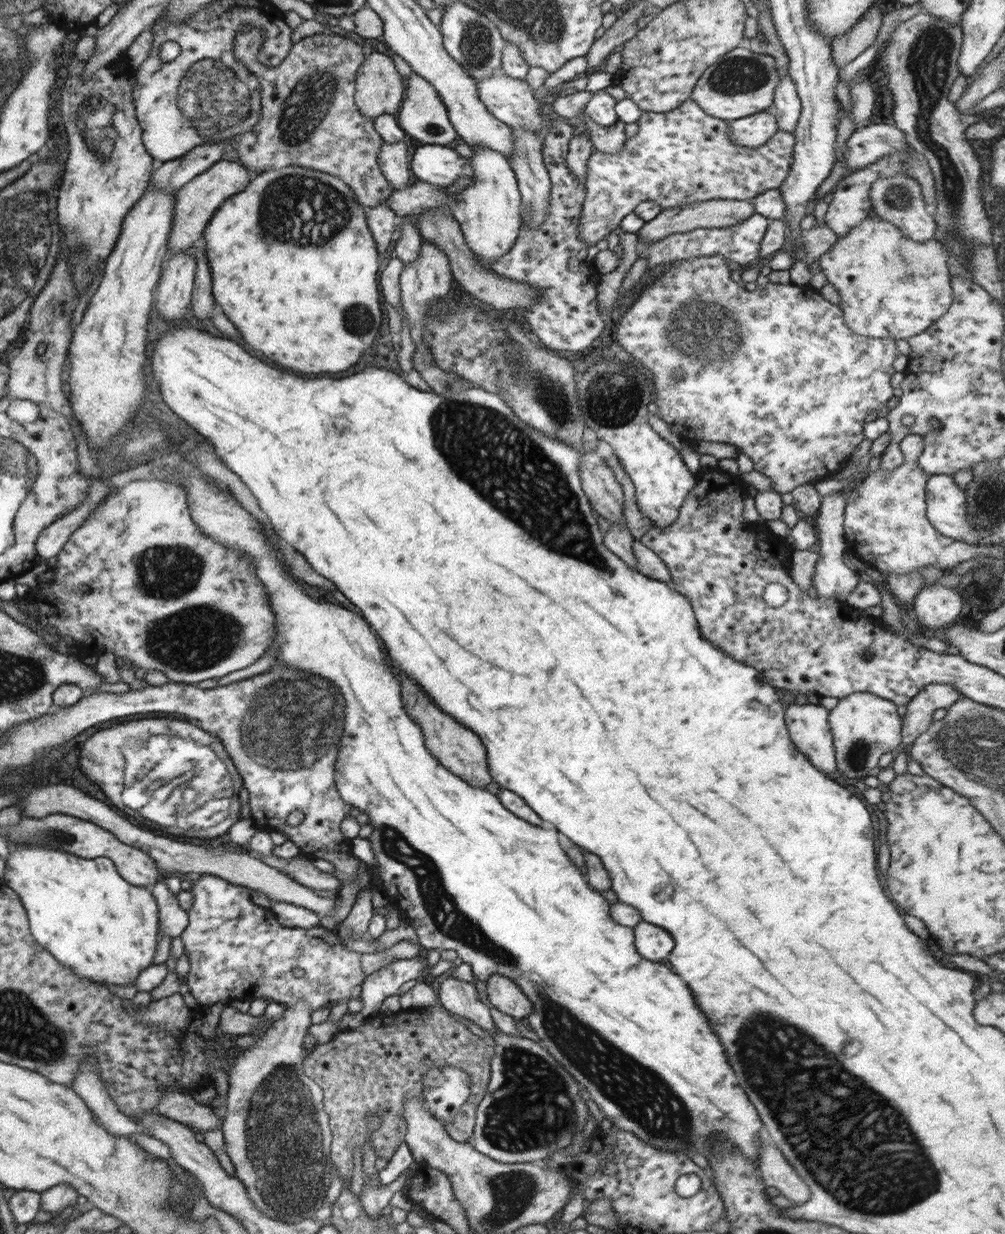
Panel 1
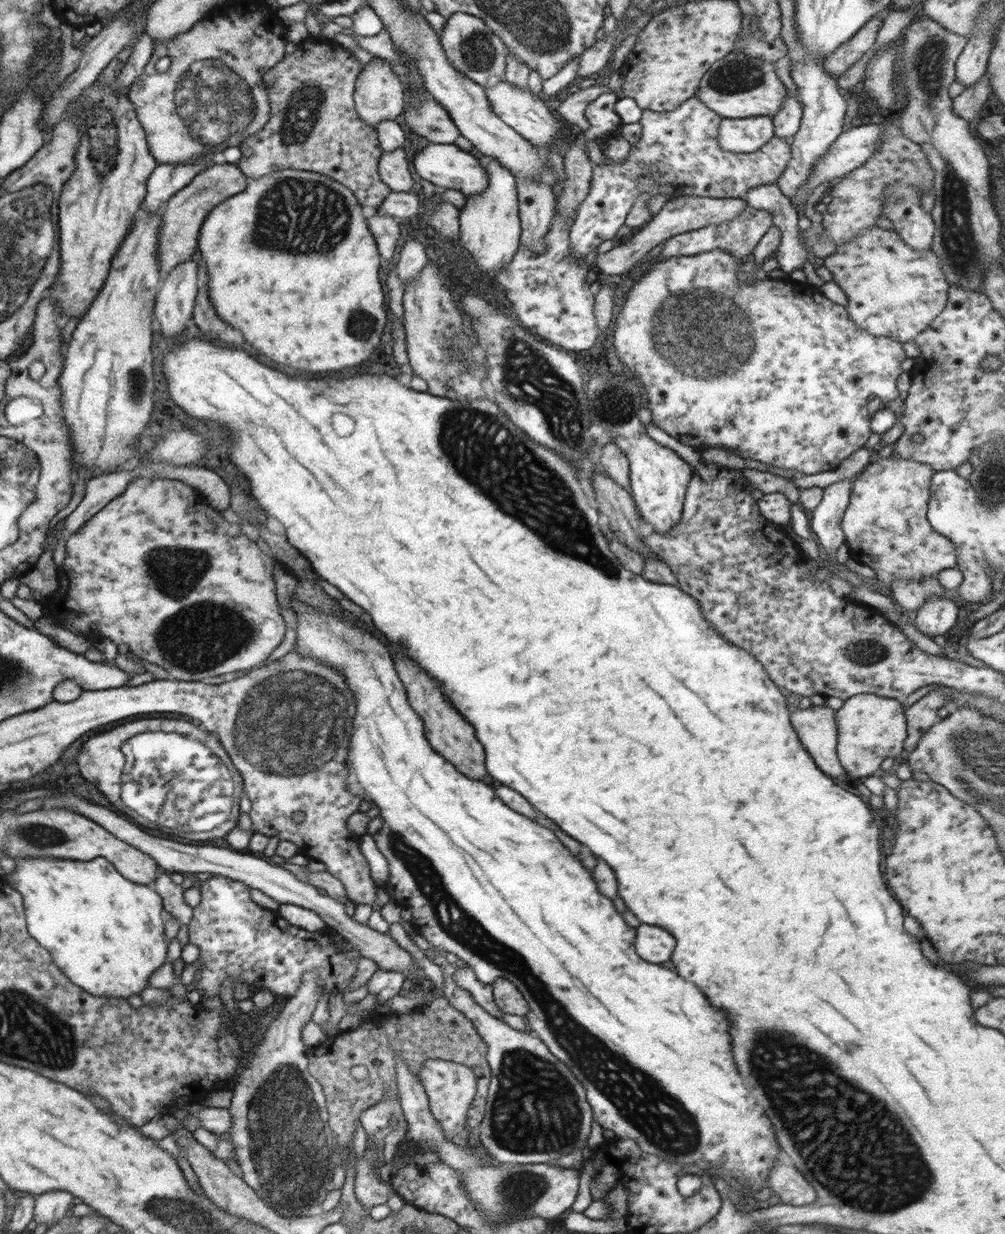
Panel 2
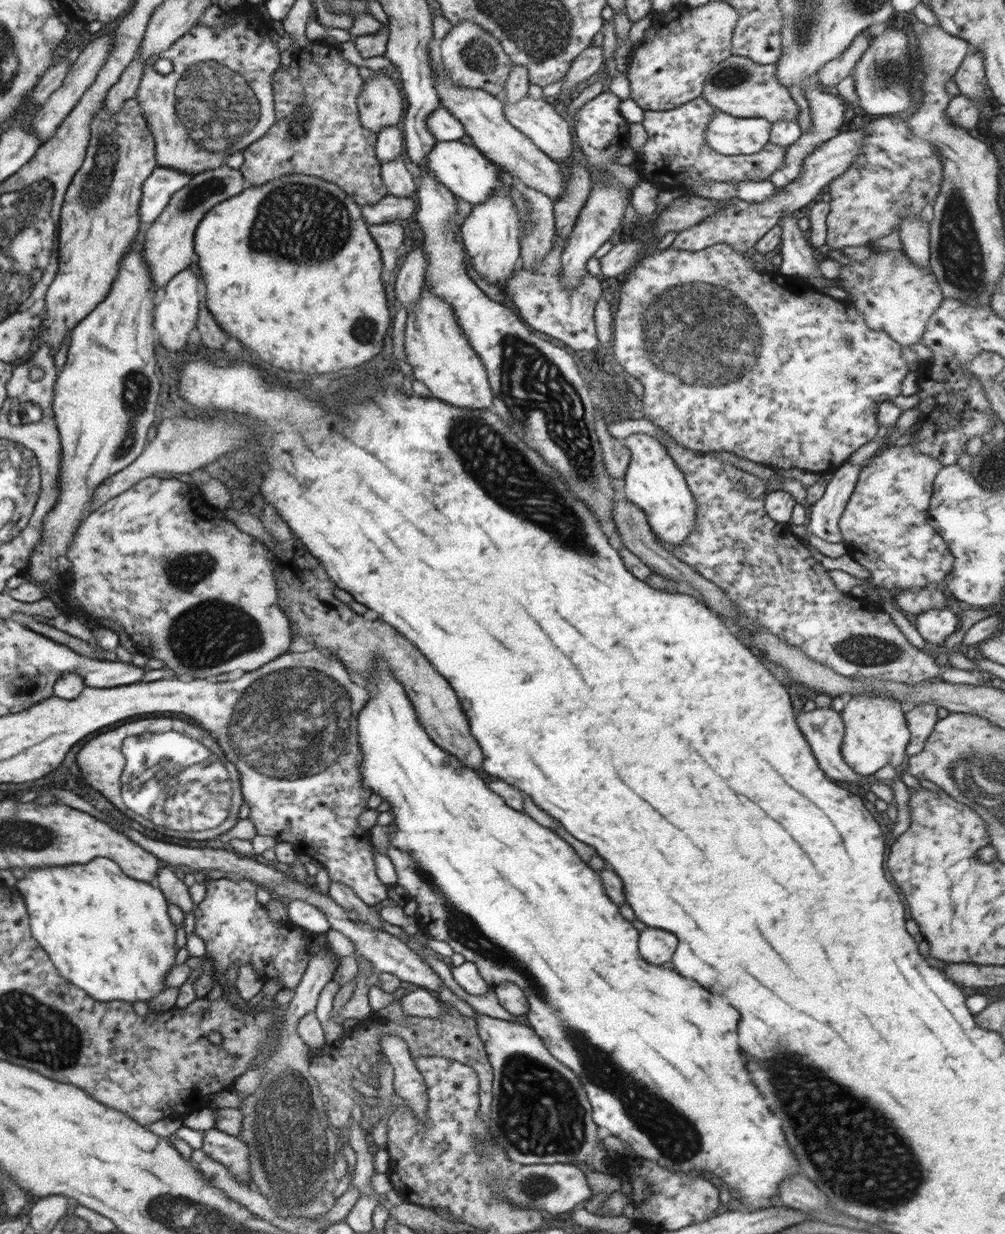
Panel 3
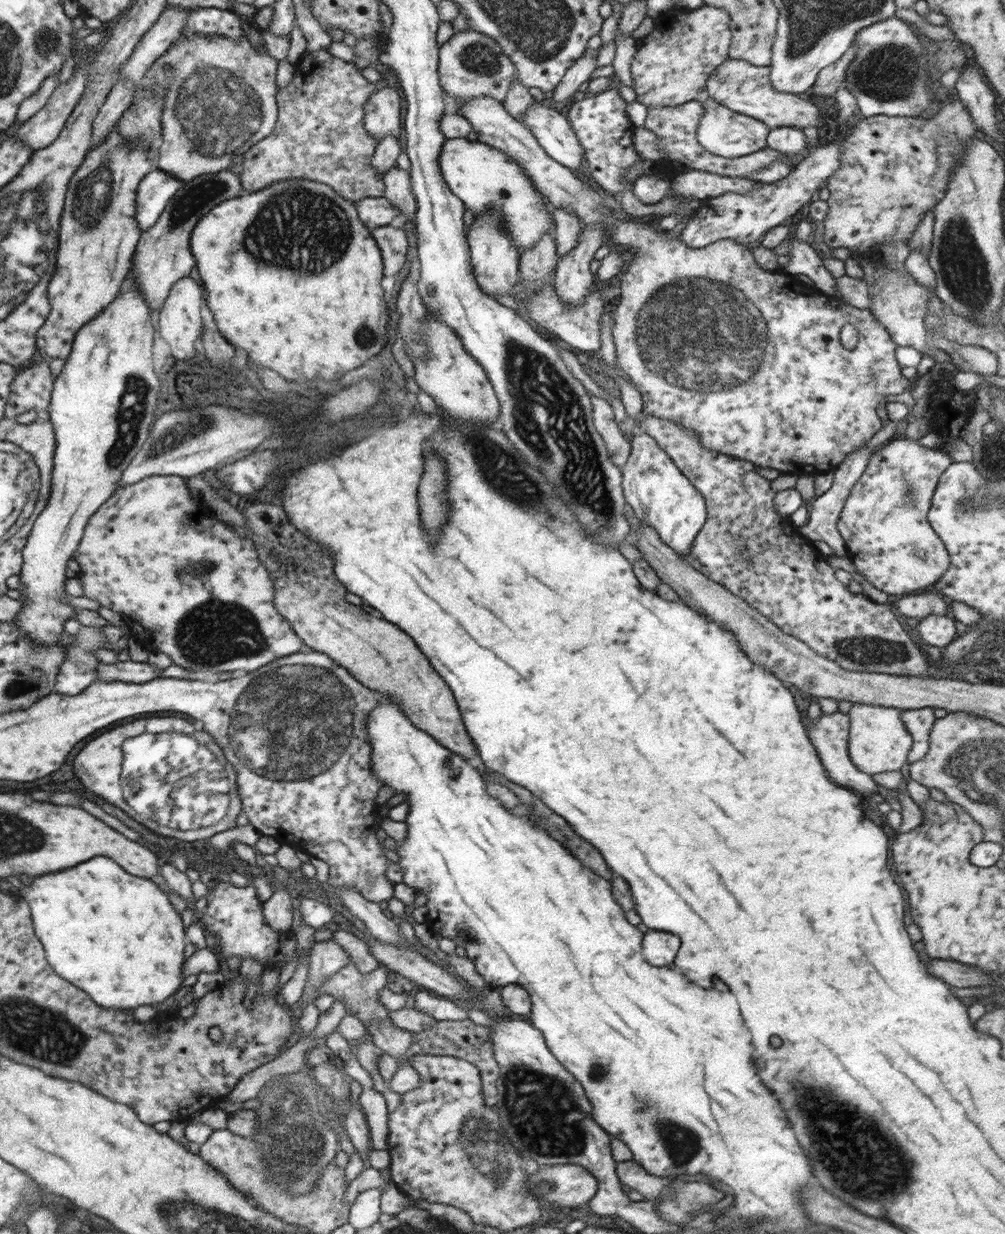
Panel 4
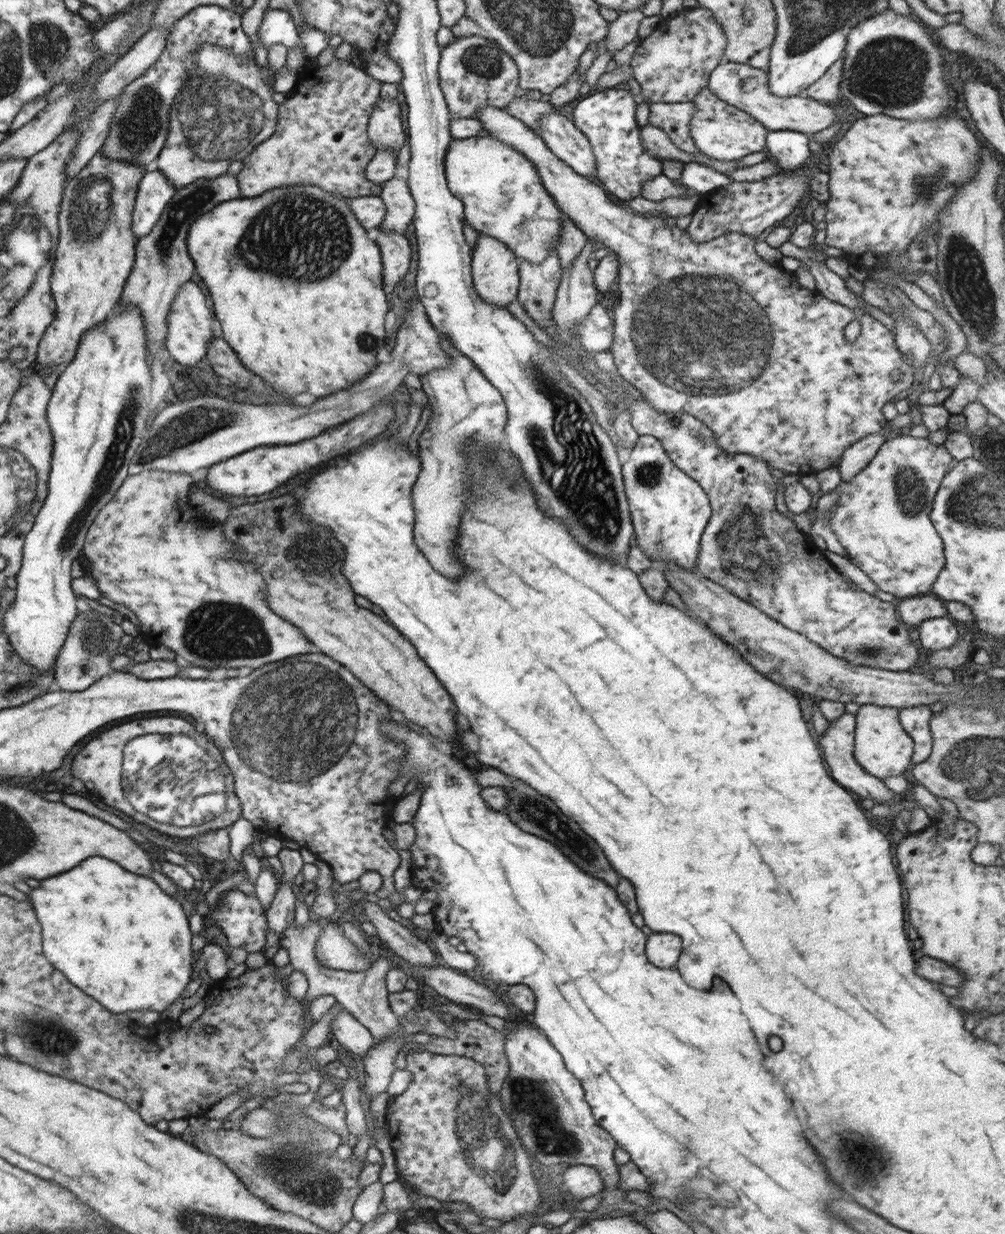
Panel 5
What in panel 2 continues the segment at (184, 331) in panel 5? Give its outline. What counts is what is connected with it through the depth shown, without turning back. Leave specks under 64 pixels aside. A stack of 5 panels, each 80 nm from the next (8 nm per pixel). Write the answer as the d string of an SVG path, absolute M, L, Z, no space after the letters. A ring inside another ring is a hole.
M189 261L180 263L174 270L164 277L164 282L160 285L160 294L156 296L156 320L160 323L160 332L168 338L182 336L186 329L186 324L194 318L194 306L196 306L196 296L198 296L198 277L196 277L196 262Z

